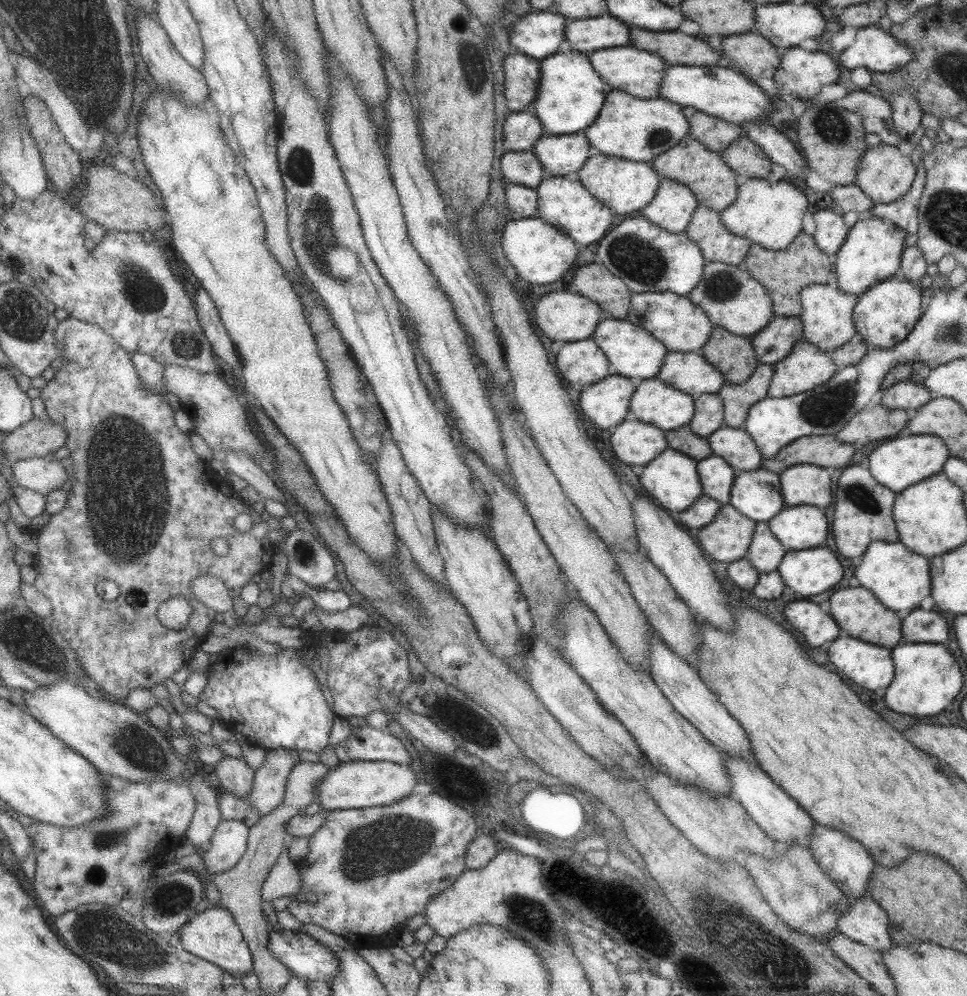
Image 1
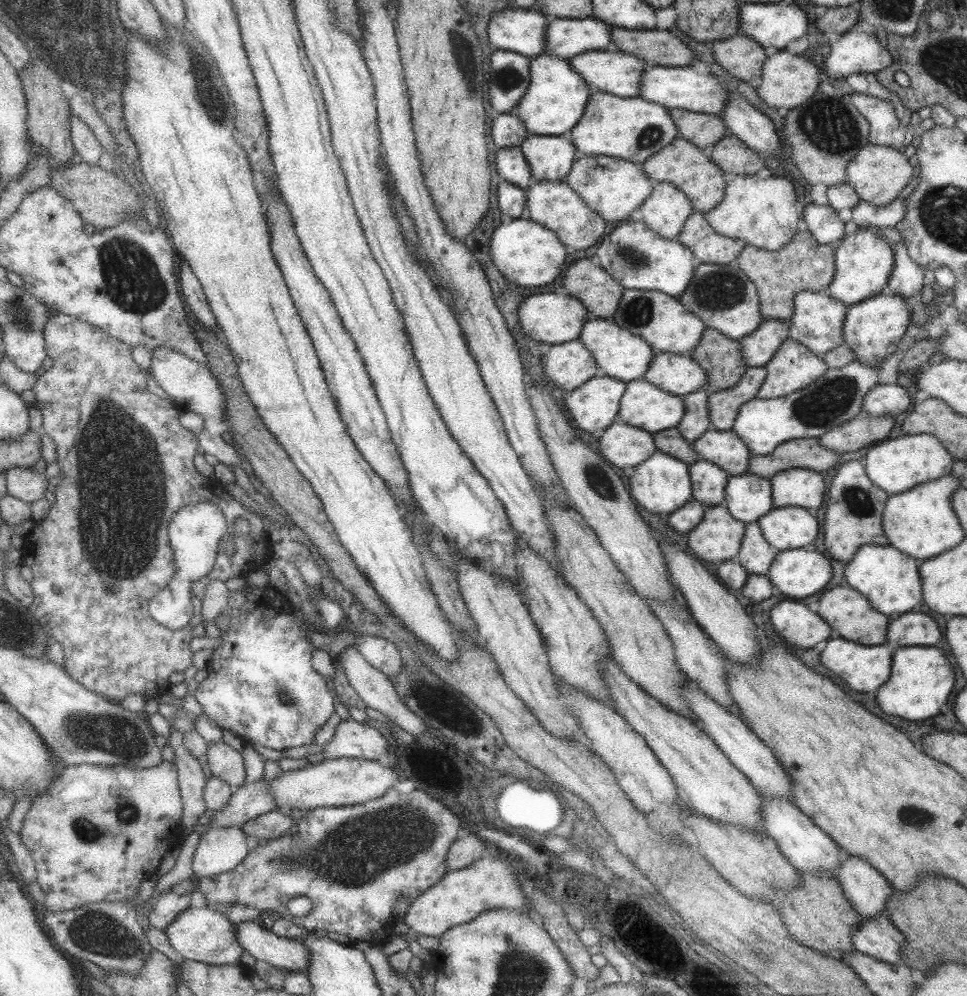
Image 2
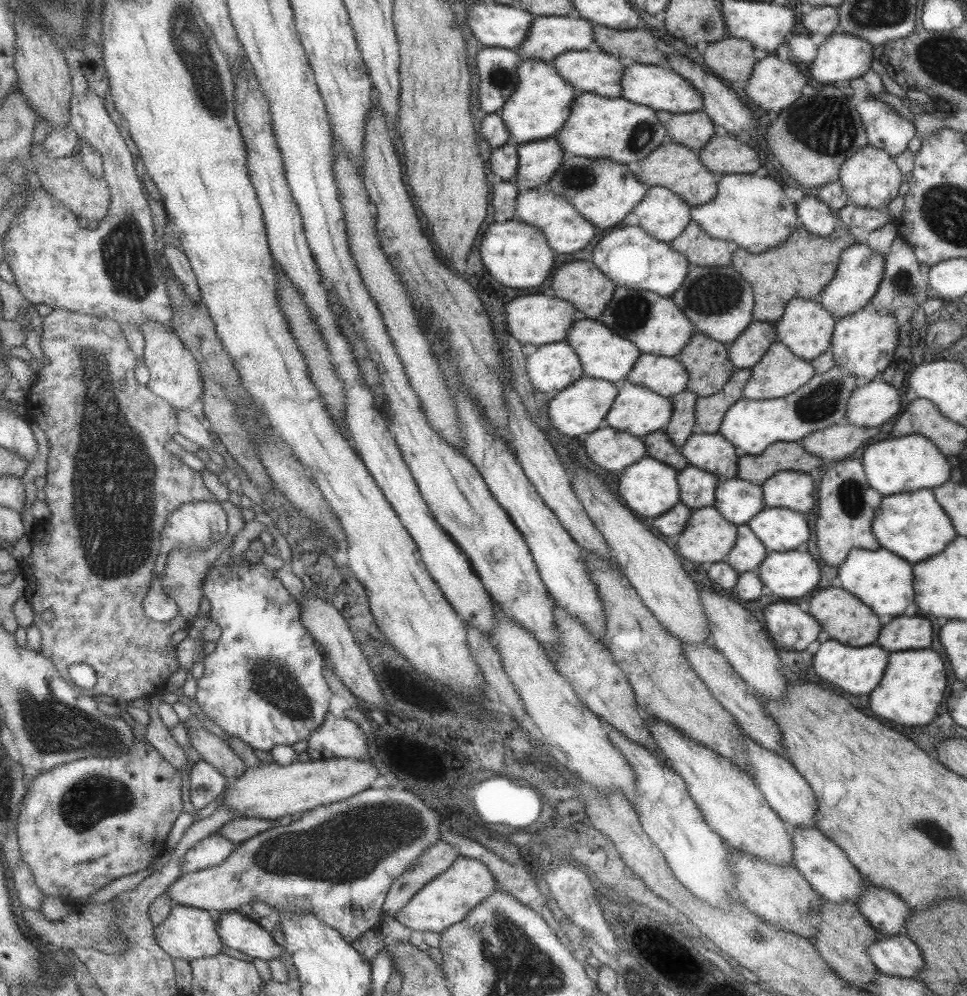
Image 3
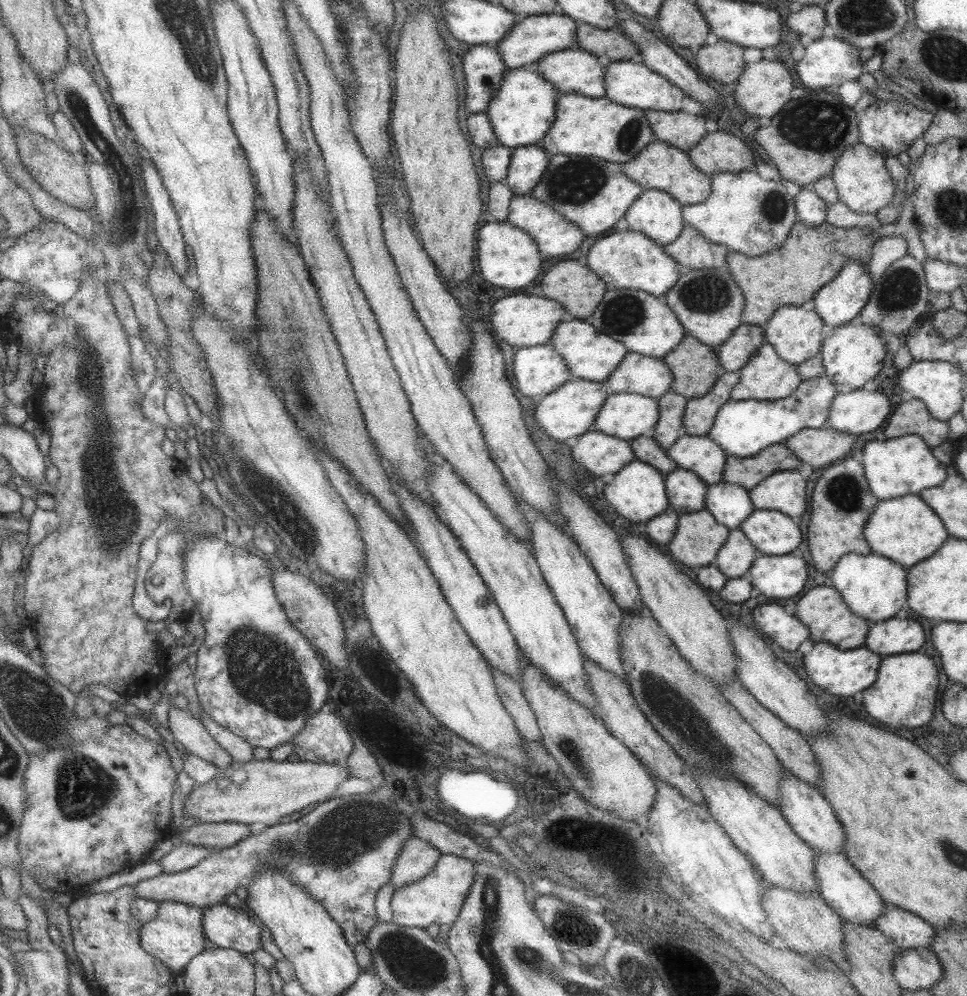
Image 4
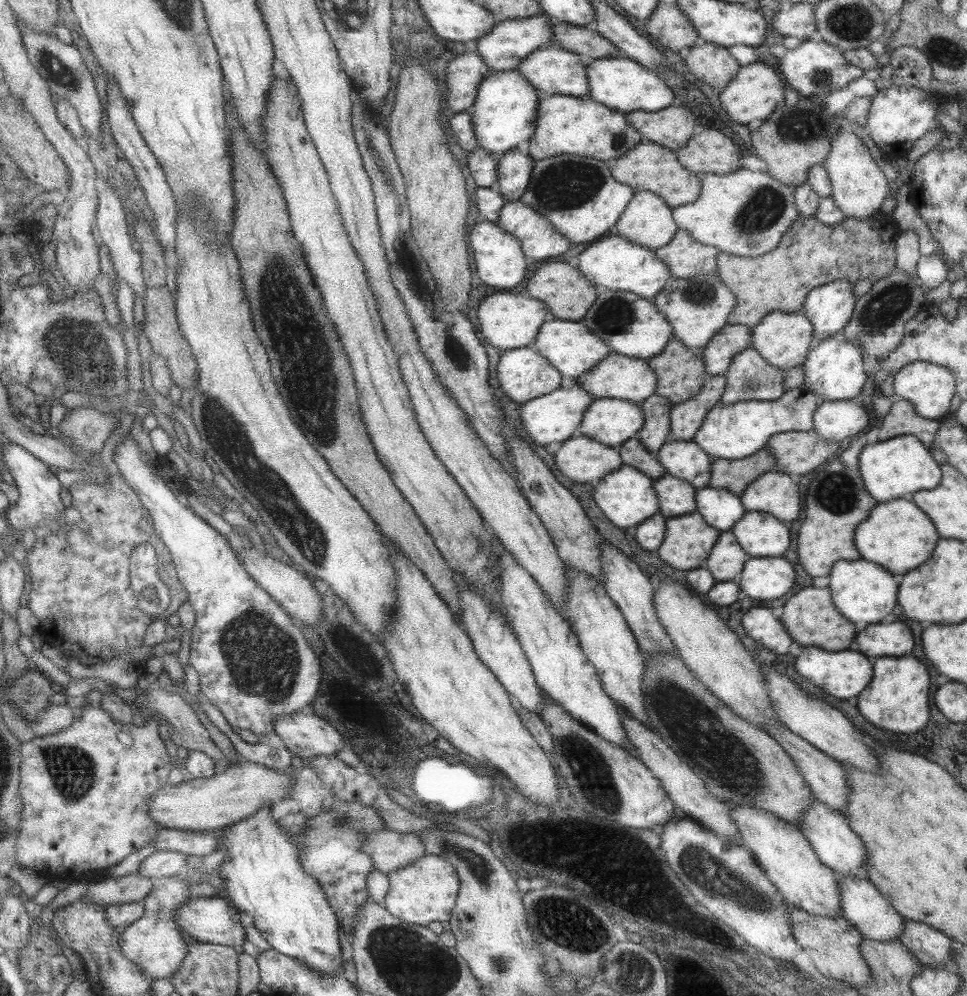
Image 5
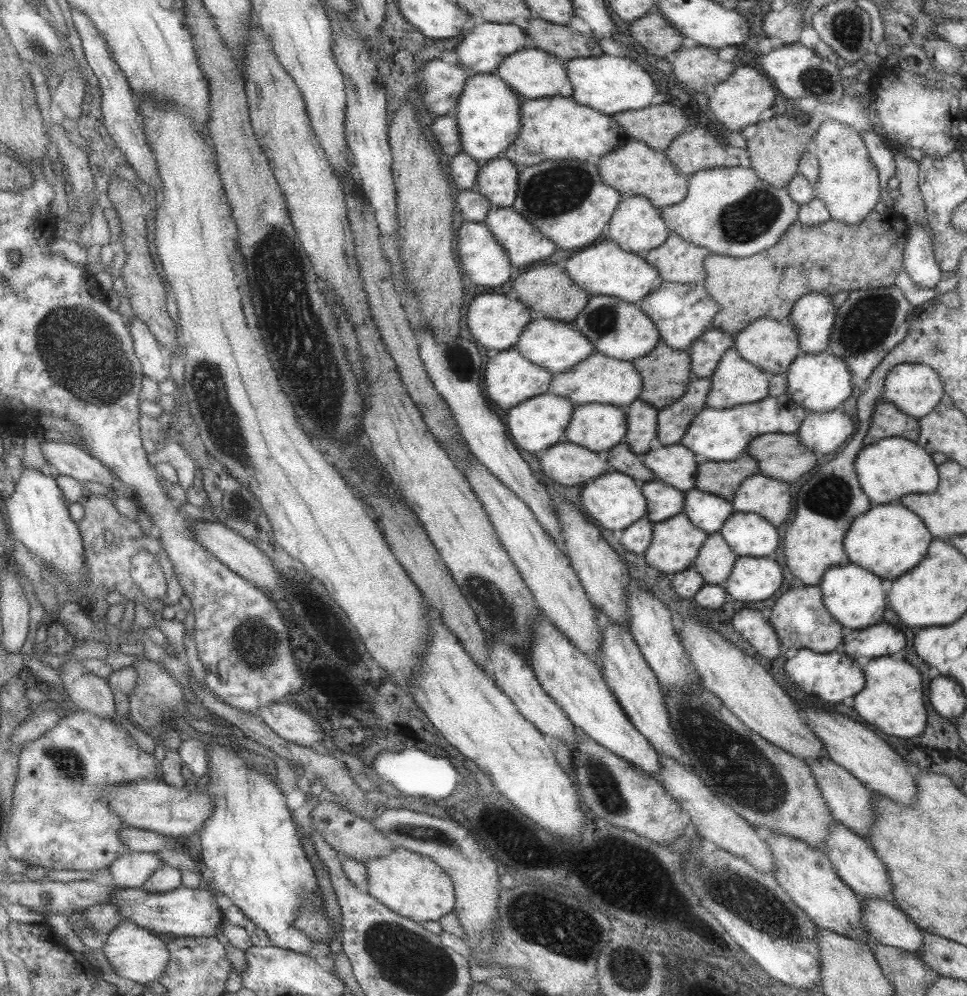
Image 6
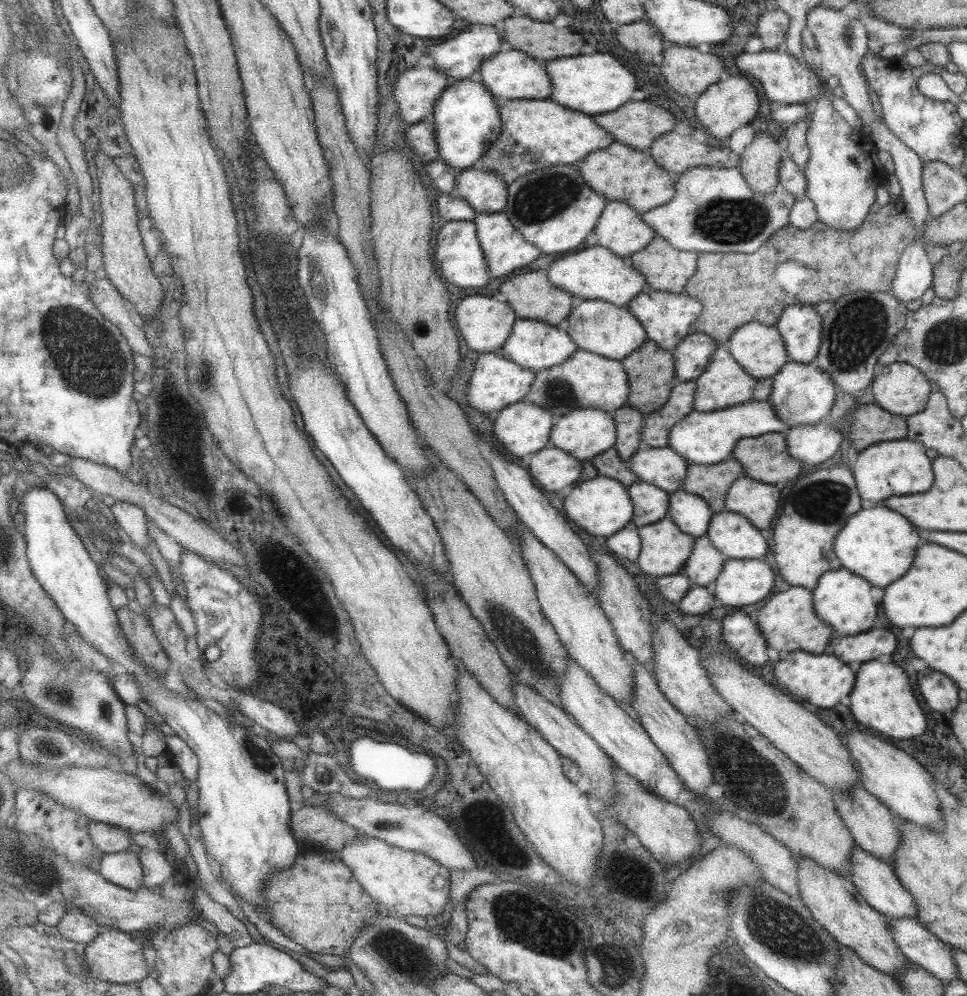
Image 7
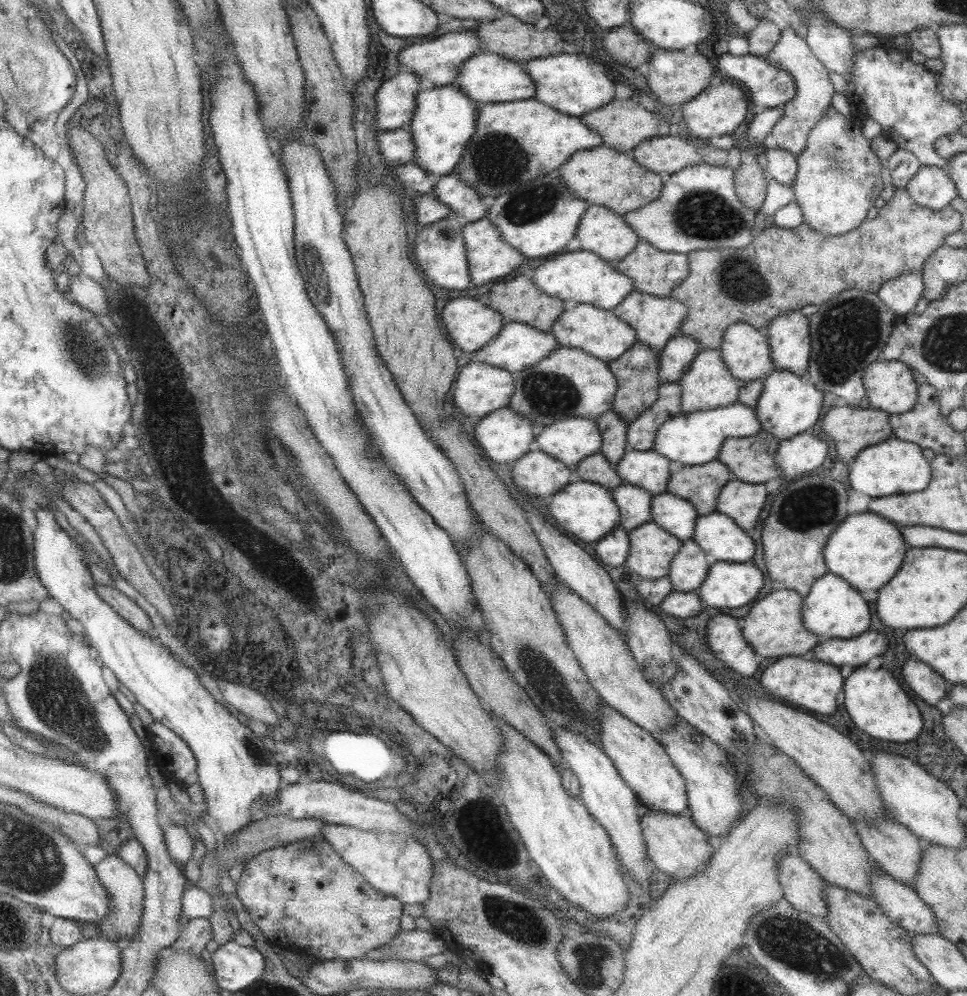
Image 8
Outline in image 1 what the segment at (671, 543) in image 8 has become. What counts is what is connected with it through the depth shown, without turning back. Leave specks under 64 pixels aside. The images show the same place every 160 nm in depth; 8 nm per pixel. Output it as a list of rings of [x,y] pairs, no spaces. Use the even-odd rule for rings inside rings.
[[[725,503],[709,524],[698,529],[696,541],[708,559],[728,564],[744,558],[755,525],[754,520],[749,520]]]

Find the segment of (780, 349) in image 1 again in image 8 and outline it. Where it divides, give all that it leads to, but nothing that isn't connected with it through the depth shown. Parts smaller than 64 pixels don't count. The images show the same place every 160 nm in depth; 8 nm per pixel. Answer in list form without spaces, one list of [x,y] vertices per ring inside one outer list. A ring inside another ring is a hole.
[[[677,335],[670,338],[658,353],[658,380],[660,383],[675,383],[687,372],[690,362],[702,349],[691,336]]]

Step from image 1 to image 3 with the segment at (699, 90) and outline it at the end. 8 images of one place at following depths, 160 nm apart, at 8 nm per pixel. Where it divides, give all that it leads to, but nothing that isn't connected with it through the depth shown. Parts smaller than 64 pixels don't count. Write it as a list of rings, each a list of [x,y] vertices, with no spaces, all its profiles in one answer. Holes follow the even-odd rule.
[[[635,63],[622,70],[620,97],[655,111],[688,113],[702,108],[700,94],[682,76],[665,66]]]

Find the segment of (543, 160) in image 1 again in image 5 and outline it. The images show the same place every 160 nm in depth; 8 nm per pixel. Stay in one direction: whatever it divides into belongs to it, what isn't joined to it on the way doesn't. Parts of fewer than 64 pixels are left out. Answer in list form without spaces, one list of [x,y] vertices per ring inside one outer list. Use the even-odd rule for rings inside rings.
[[[523,148],[497,156],[496,182],[492,186],[505,201],[520,201],[531,180],[534,159]]]

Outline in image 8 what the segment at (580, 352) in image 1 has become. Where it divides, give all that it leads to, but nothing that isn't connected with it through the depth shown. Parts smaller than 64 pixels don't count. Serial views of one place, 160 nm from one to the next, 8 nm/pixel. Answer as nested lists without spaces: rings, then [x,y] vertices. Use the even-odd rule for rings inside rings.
[[[469,361],[455,379],[453,402],[467,416],[487,416],[503,408],[513,392],[512,373],[490,364]]]

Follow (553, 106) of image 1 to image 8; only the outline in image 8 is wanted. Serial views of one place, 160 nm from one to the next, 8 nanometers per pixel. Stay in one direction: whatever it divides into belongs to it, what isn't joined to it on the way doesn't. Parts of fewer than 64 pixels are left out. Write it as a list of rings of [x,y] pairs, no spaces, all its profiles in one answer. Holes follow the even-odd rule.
[[[423,85],[414,96],[415,108],[407,124],[410,130],[415,158],[412,164],[431,175],[448,175],[455,172],[461,152],[474,133],[477,104],[453,85]]]

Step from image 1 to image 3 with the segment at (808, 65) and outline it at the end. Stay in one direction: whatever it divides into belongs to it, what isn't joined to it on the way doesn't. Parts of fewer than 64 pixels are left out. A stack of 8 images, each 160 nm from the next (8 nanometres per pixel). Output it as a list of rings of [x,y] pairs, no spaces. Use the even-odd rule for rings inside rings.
[[[771,53],[755,61],[744,92],[759,108],[779,112],[805,93],[803,84],[805,76],[792,59],[781,62]]]

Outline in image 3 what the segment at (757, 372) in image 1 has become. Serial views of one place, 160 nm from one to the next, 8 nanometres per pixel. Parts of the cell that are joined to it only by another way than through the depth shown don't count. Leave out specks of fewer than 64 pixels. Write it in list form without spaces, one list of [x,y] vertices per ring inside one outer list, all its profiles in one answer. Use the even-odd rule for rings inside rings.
[[[748,368],[736,369],[715,394],[697,398],[694,406],[693,433],[715,434],[718,432],[727,408],[742,398],[742,388],[749,375]]]

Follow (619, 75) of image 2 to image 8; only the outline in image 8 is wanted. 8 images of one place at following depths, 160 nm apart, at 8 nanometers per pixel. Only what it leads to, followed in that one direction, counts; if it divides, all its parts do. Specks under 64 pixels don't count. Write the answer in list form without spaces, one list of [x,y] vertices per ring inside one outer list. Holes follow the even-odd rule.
[[[475,52],[466,61],[451,84],[477,105],[480,103],[503,103],[512,100],[533,99],[534,84],[520,67],[519,62],[509,60],[493,52]]]

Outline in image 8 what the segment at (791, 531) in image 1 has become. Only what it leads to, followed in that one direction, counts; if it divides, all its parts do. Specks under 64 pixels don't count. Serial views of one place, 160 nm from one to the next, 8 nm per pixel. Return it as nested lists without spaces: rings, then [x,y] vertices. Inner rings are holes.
[[[716,510],[697,515],[690,539],[701,548],[709,564],[719,561],[749,563],[755,548],[746,531]]]

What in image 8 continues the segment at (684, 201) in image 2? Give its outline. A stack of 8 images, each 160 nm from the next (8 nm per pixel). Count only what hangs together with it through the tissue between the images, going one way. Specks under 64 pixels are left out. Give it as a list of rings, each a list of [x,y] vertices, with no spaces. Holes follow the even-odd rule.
[[[589,205],[587,210],[583,212],[583,216],[577,223],[574,237],[579,240],[580,250],[592,252],[601,257],[601,260],[612,263],[629,254],[638,241],[637,235],[625,224],[621,215],[596,205]]]

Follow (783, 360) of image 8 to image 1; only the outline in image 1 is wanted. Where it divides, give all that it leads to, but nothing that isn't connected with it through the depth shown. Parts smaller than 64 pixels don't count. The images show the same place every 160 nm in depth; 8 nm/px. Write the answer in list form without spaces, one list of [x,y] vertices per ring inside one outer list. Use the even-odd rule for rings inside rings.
[[[869,213],[862,215],[849,228],[845,240],[836,252],[832,265],[837,275],[837,289],[858,297],[876,283],[897,276],[906,234],[907,232],[896,227],[891,221],[879,219]]]

